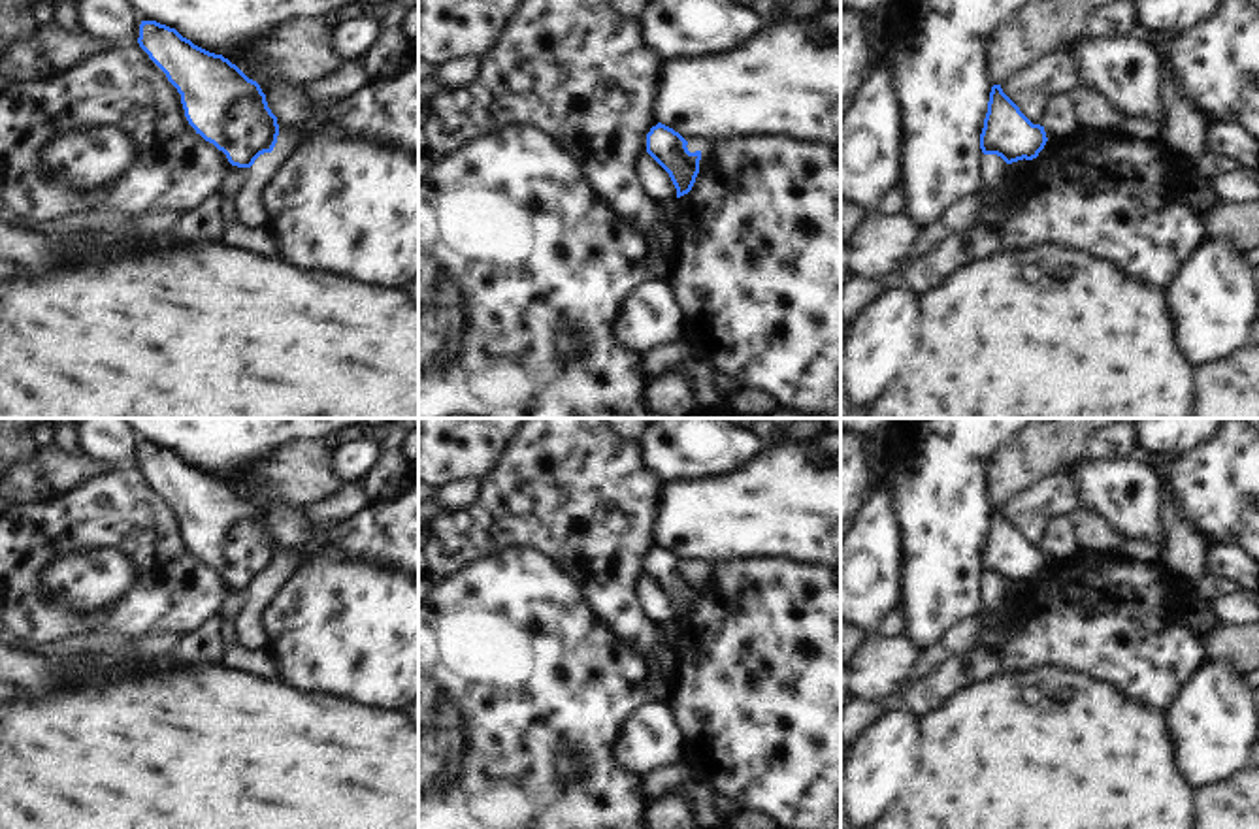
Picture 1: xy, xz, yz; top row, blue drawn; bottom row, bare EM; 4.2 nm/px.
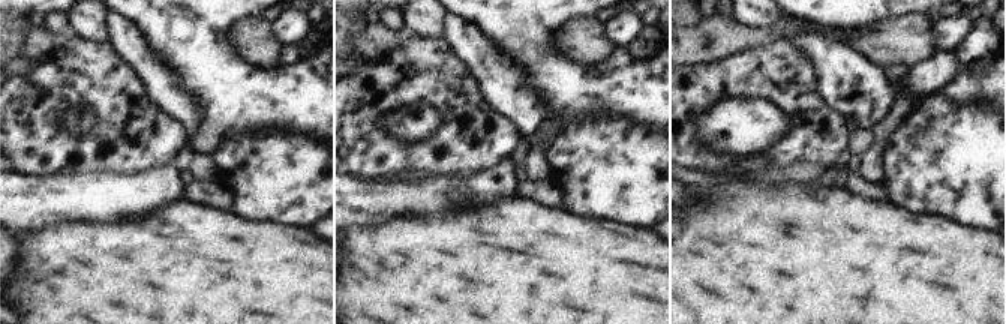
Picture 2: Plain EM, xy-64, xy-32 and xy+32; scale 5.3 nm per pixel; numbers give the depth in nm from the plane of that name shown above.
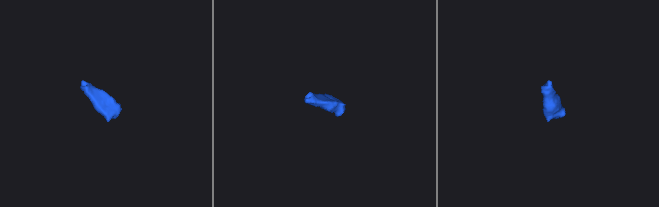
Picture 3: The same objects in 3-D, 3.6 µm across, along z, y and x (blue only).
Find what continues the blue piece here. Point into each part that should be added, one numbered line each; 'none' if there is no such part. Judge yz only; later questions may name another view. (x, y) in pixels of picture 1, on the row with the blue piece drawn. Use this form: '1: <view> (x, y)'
none

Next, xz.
none

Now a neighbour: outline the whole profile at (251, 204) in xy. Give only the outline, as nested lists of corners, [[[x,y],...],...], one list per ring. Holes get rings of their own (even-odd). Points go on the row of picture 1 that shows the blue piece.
[[[275,153],[260,154],[251,168],[247,168],[247,181],[239,196],[234,200],[237,207],[237,220],[247,228],[270,228],[271,213],[268,209],[268,188],[279,171],[283,156]]]

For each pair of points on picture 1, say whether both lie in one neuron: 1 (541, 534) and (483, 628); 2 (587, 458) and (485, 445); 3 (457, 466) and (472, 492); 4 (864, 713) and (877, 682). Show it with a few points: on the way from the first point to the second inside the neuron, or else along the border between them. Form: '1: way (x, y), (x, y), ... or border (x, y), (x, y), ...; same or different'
1: border (489, 556), (504, 551), (543, 551), (570, 573); different
2: border (517, 438), (504, 460), (485, 481); different
3: border (483, 479), (451, 481), (438, 490); different
4: border (860, 698), (875, 703); different

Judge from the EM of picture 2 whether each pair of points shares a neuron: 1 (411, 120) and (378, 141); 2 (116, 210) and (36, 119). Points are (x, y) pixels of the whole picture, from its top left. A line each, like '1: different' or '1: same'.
1: different
2: different

